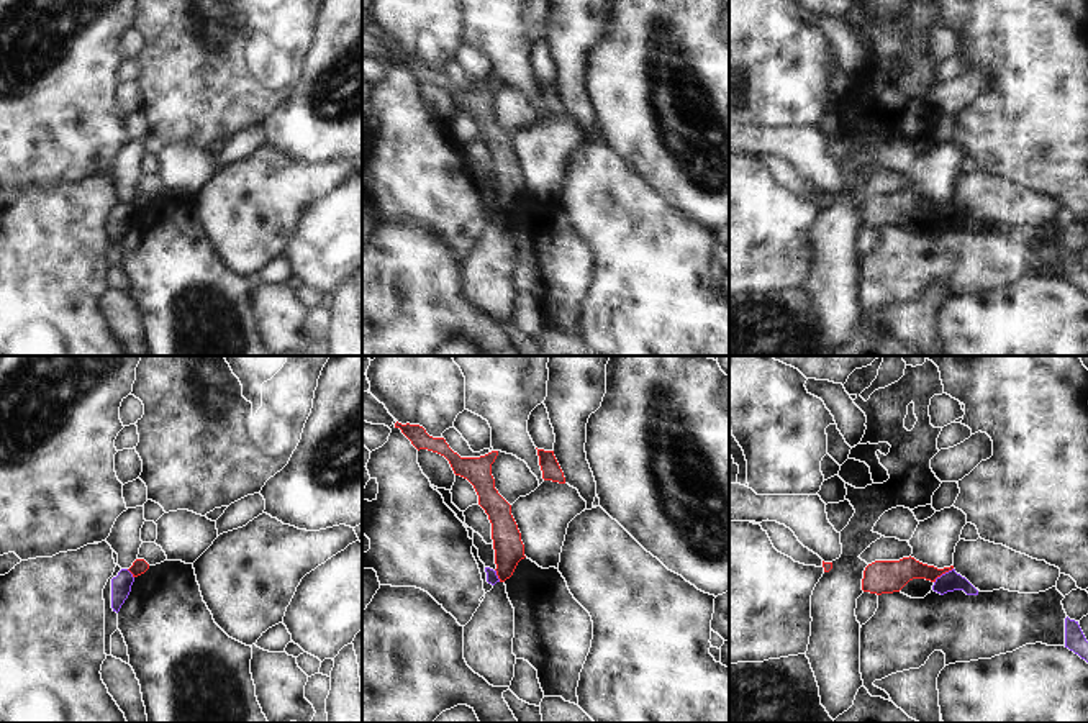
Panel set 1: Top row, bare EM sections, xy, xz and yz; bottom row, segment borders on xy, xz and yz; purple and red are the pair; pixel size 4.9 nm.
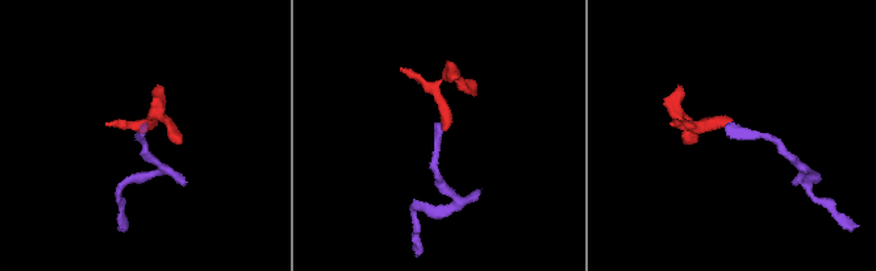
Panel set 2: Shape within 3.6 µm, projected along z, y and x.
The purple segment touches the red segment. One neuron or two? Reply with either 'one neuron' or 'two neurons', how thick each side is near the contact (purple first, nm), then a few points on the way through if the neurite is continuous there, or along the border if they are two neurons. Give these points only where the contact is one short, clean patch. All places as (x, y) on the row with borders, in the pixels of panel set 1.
two neurons; calibres 100 and 160 nm; border yz (952, 568), (934, 582)

